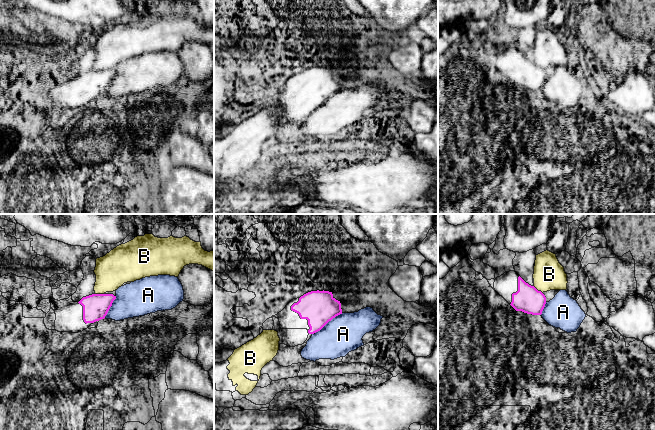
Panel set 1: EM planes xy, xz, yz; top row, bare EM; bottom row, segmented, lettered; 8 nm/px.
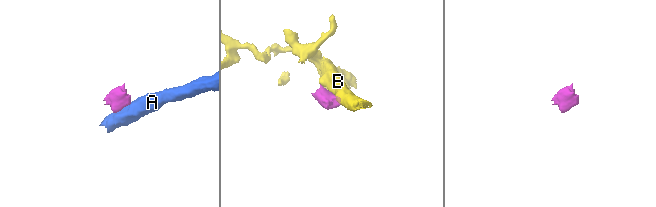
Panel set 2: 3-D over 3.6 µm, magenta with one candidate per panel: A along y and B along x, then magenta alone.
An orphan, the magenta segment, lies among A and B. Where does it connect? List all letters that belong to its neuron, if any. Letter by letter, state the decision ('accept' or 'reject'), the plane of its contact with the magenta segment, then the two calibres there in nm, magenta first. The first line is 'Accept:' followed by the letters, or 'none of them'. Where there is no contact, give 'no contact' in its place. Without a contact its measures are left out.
Accept: none of them
A: reject; contact in xz; calibres 280 and 300 nm
B: reject; contact in yz; calibres 220 and 240 nm

